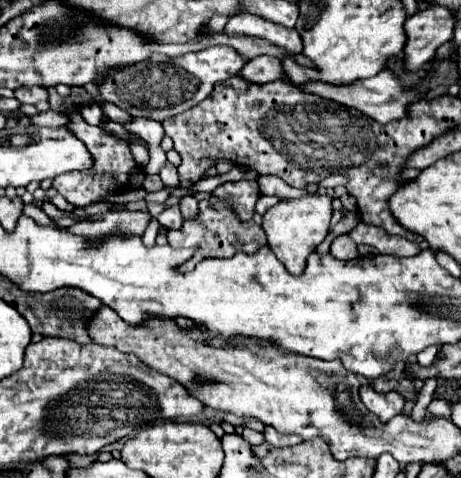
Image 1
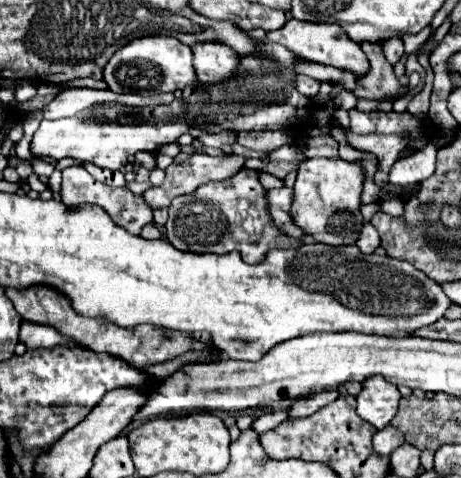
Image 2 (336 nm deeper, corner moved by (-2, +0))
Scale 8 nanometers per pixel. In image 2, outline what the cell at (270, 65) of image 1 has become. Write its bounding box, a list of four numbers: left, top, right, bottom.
[295,76,321,98]

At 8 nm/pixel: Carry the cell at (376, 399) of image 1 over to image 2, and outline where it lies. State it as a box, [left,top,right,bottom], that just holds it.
[356,375,400,430]

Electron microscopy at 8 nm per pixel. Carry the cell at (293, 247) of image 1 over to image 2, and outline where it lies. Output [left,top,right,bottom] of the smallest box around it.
[291,158,365,246]

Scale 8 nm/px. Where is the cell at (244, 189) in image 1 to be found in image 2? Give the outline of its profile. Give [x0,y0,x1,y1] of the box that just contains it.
[267,188,307,238]

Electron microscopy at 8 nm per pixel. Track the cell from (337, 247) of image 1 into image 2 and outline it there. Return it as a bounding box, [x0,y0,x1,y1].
[357,222,381,254]

